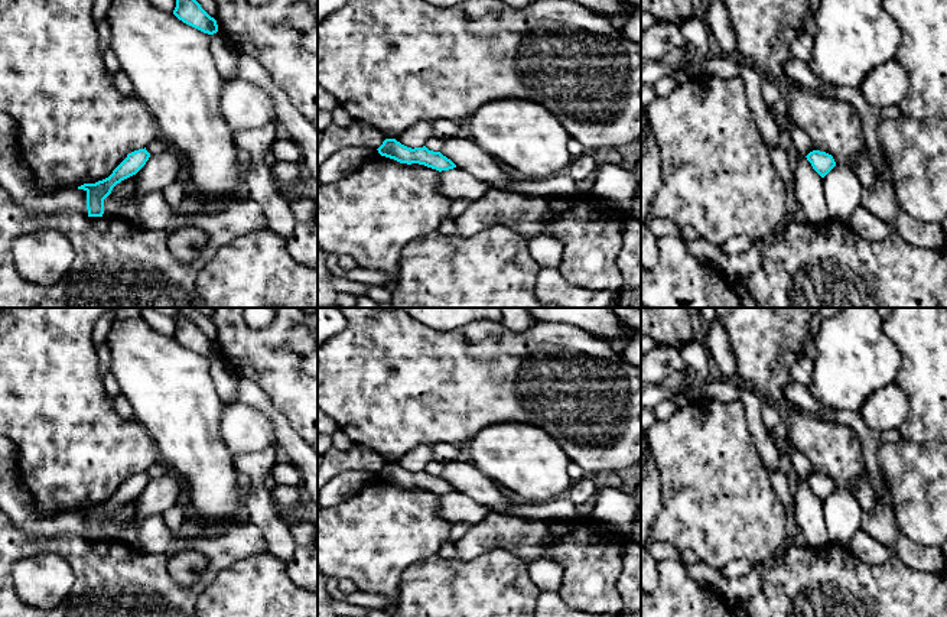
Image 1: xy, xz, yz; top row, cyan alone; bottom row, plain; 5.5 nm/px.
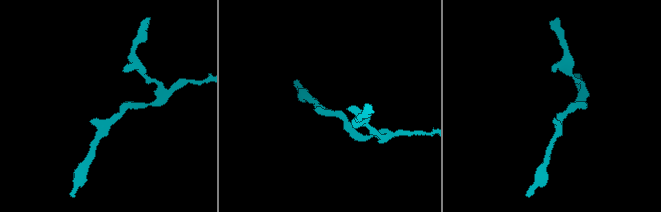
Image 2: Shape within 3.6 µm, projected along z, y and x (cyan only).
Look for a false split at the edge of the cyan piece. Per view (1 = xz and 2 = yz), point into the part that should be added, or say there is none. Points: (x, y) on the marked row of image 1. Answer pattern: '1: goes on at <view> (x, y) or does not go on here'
1: does not go on here
2: does not go on here

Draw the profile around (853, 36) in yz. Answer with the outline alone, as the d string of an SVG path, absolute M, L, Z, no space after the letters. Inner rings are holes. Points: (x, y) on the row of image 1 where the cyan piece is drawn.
M821 0L811 71L826 85L859 90L868 74L895 59L902 32L882 0Z

